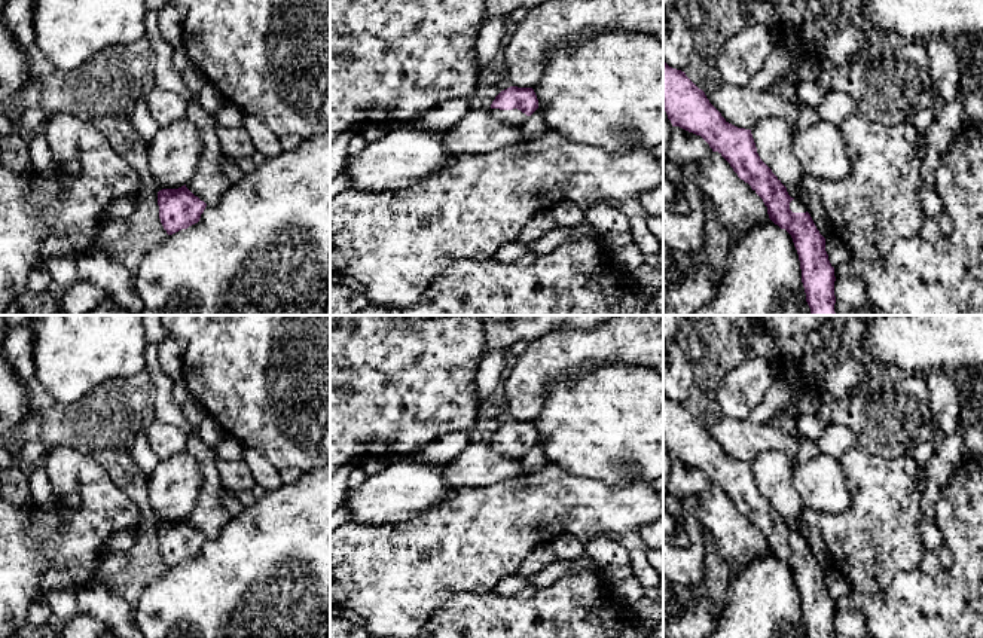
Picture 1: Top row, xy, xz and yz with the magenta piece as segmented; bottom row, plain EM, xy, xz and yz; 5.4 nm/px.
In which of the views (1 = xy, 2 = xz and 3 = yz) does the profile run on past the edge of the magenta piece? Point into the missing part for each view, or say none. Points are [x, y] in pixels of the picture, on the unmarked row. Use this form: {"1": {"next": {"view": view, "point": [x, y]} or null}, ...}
{"1": {"next": null}, "2": {"next": {"view": "xz", "point": [515, 449]}}, "3": {"next": {"view": "yz", "point": [796, 539]}}}

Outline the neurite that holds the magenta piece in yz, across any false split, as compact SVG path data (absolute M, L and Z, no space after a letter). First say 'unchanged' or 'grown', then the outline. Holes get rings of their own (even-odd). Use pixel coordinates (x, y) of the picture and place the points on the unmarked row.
grown; M663 394L663 442L672 460L680 460L689 465L700 468L712 482L718 485L733 501L741 513L763 532L769 552L785 562L794 576L799 587L802 616L808 638L834 638L834 601L825 584L825 571L816 562L808 541L800 532L788 528L787 521L760 492L751 463L738 461L729 457L721 446L709 436L705 425L699 422L684 405L669 400Z

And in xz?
grown; M510 419L495 430L489 445L500 455L520 460L537 442L532 421Z

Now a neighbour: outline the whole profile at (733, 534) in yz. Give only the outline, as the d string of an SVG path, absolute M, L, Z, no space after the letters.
M718 485L697 495L693 516L703 537L712 540L720 562L732 564L750 553L769 552L763 532L738 510Z

